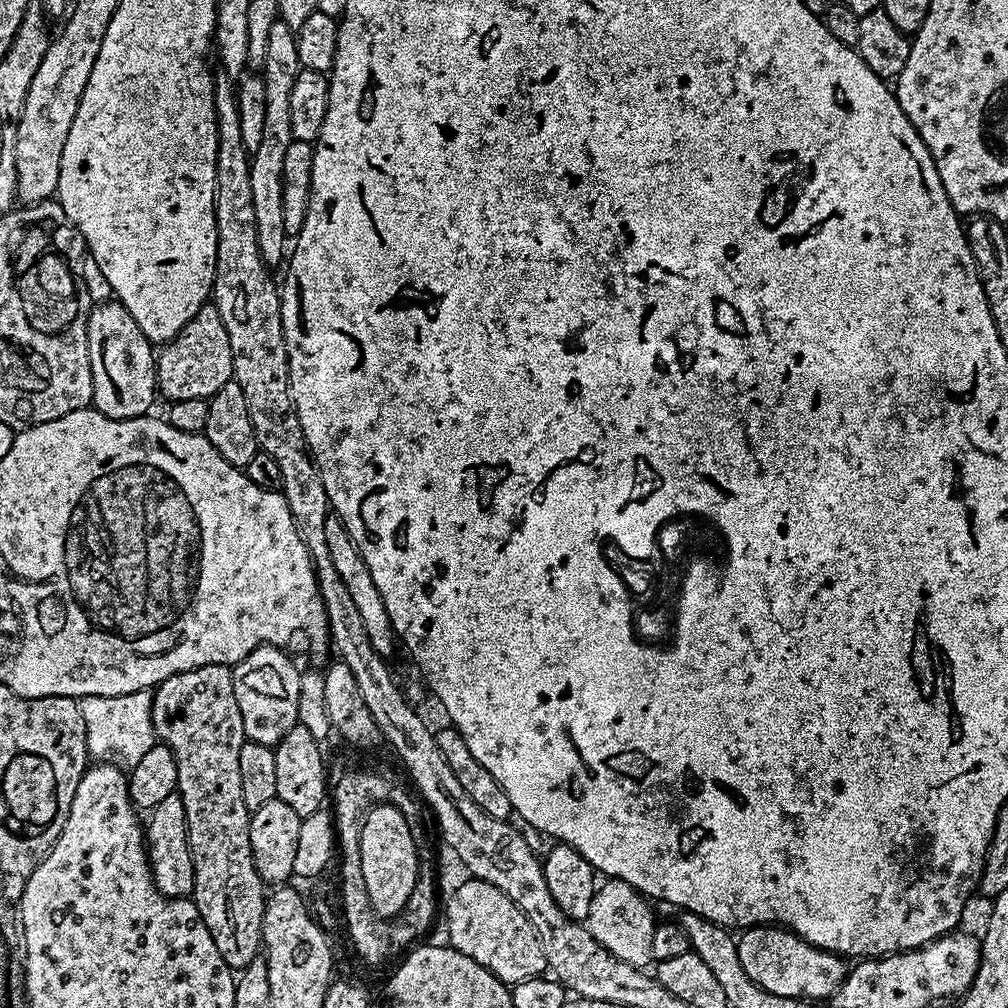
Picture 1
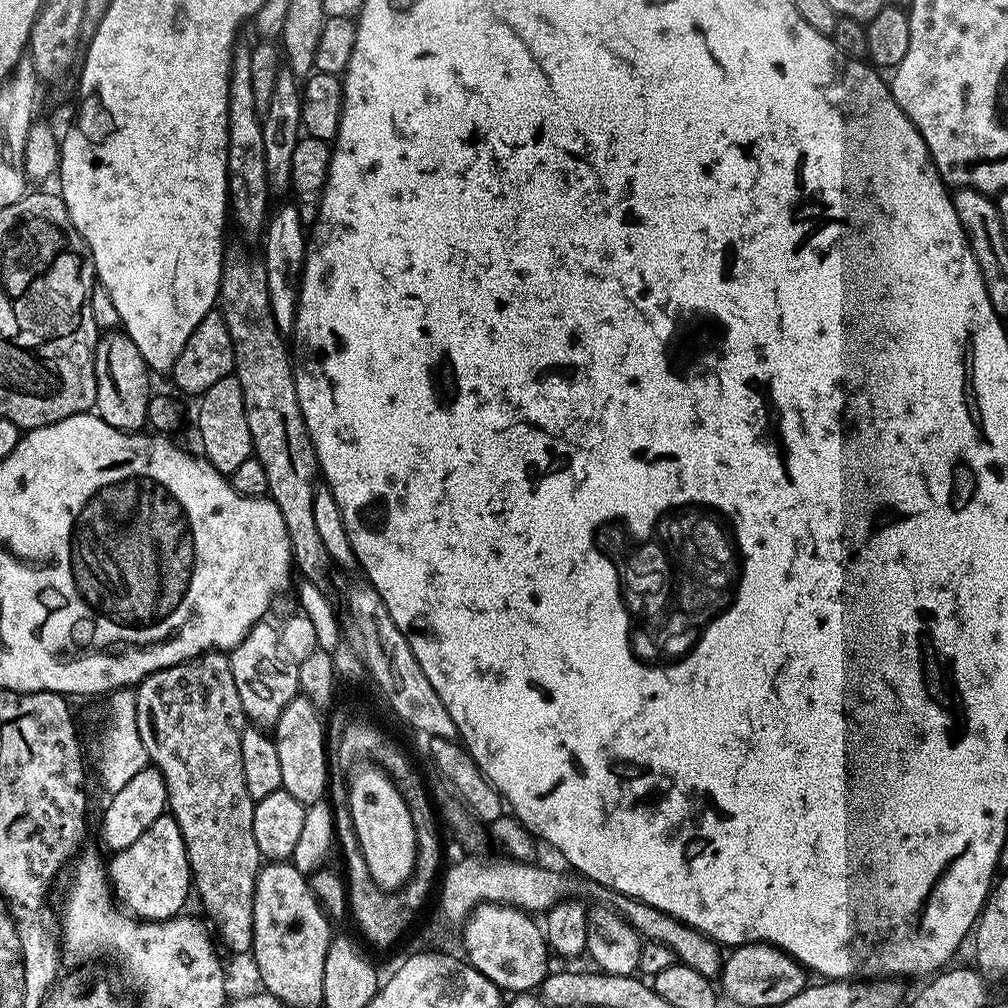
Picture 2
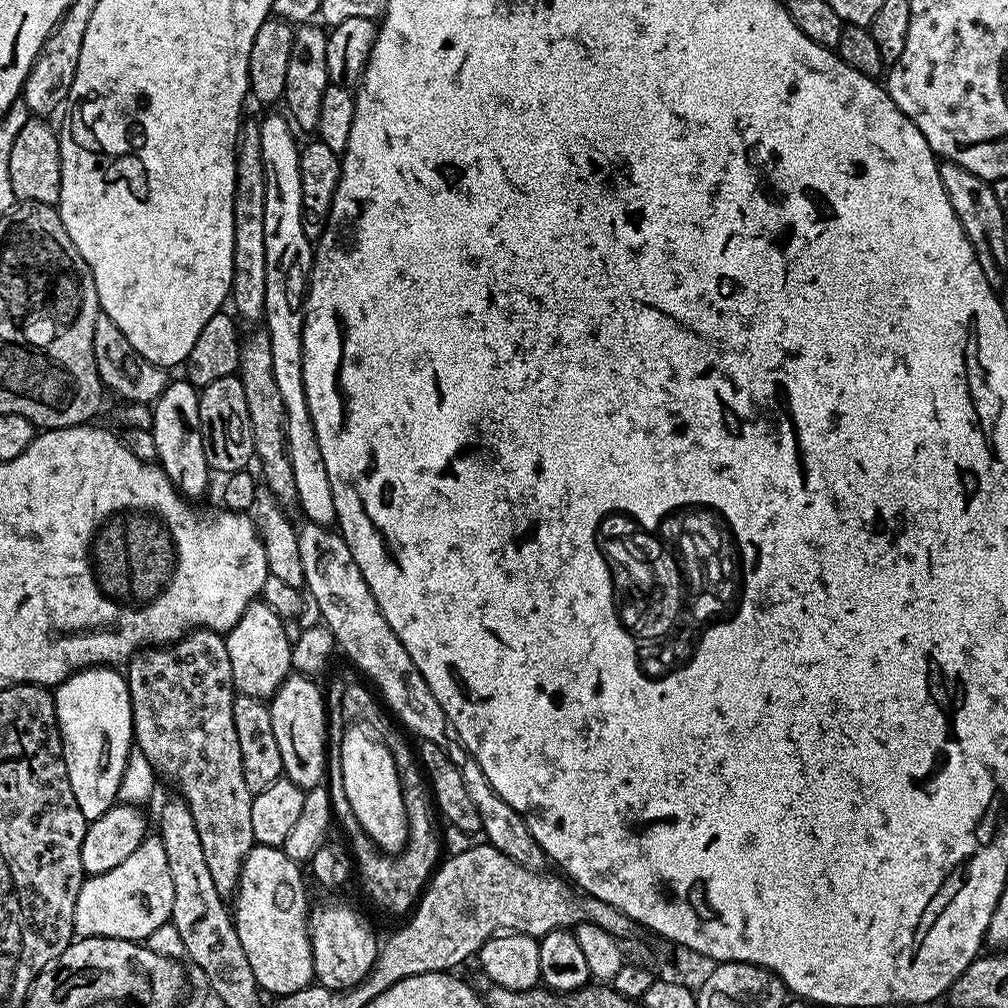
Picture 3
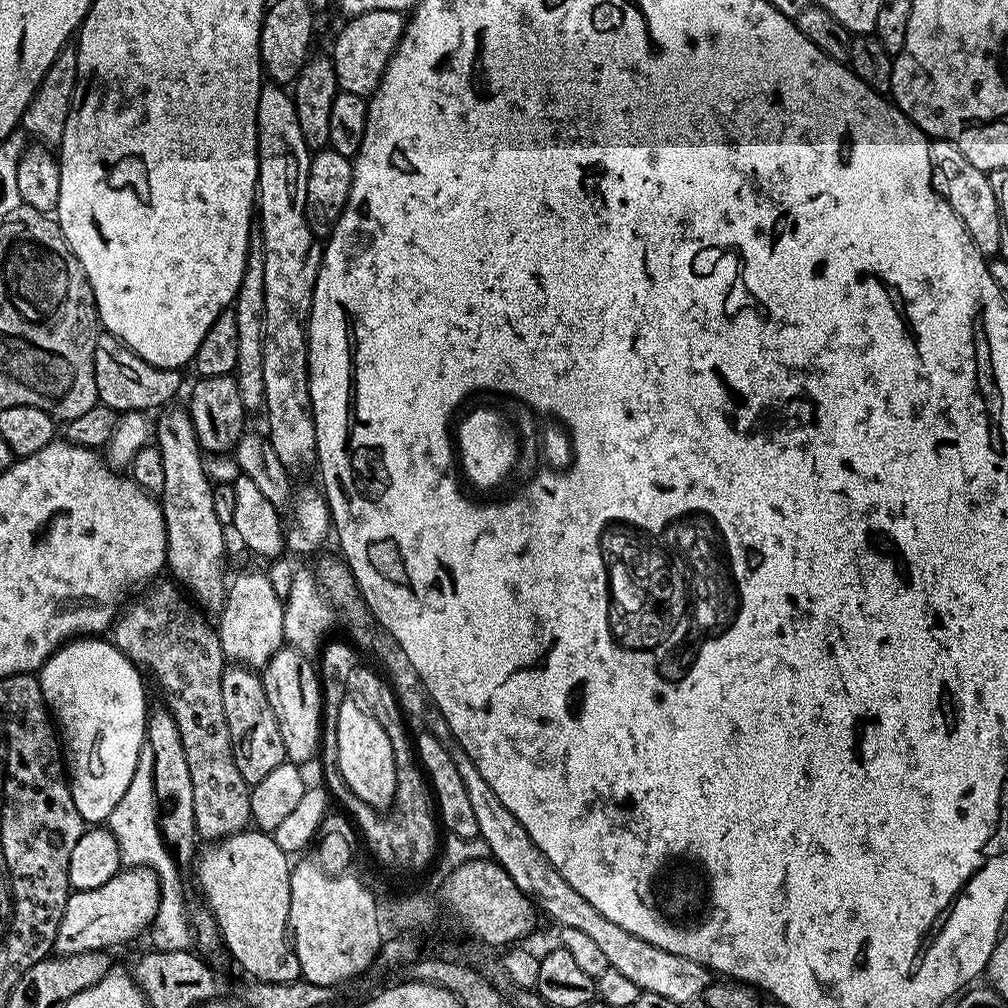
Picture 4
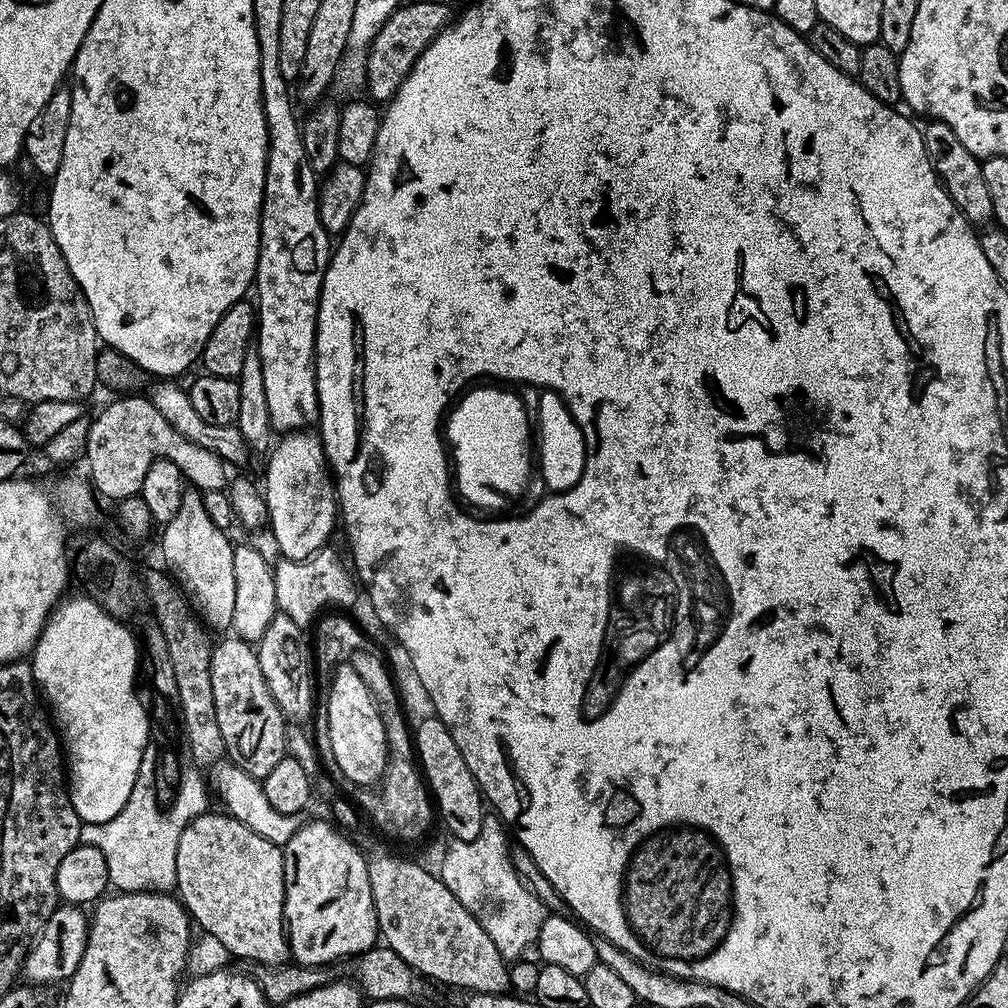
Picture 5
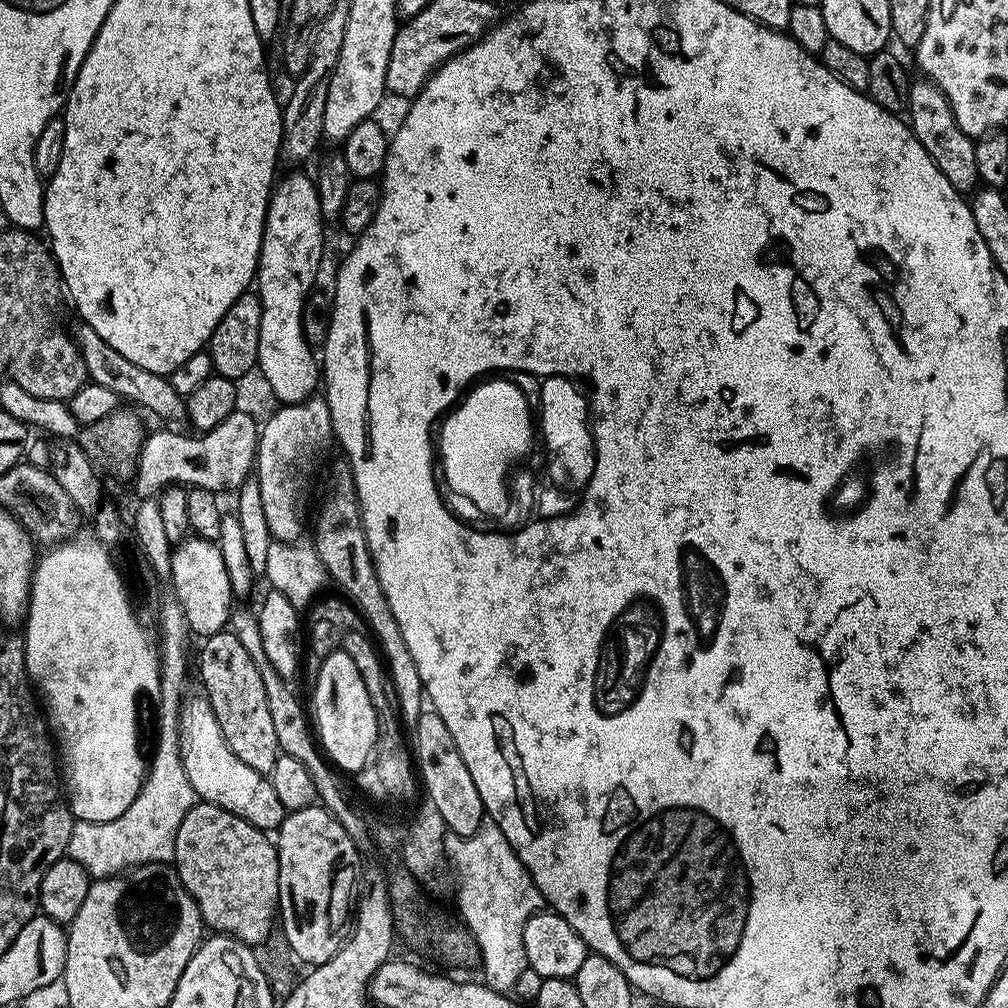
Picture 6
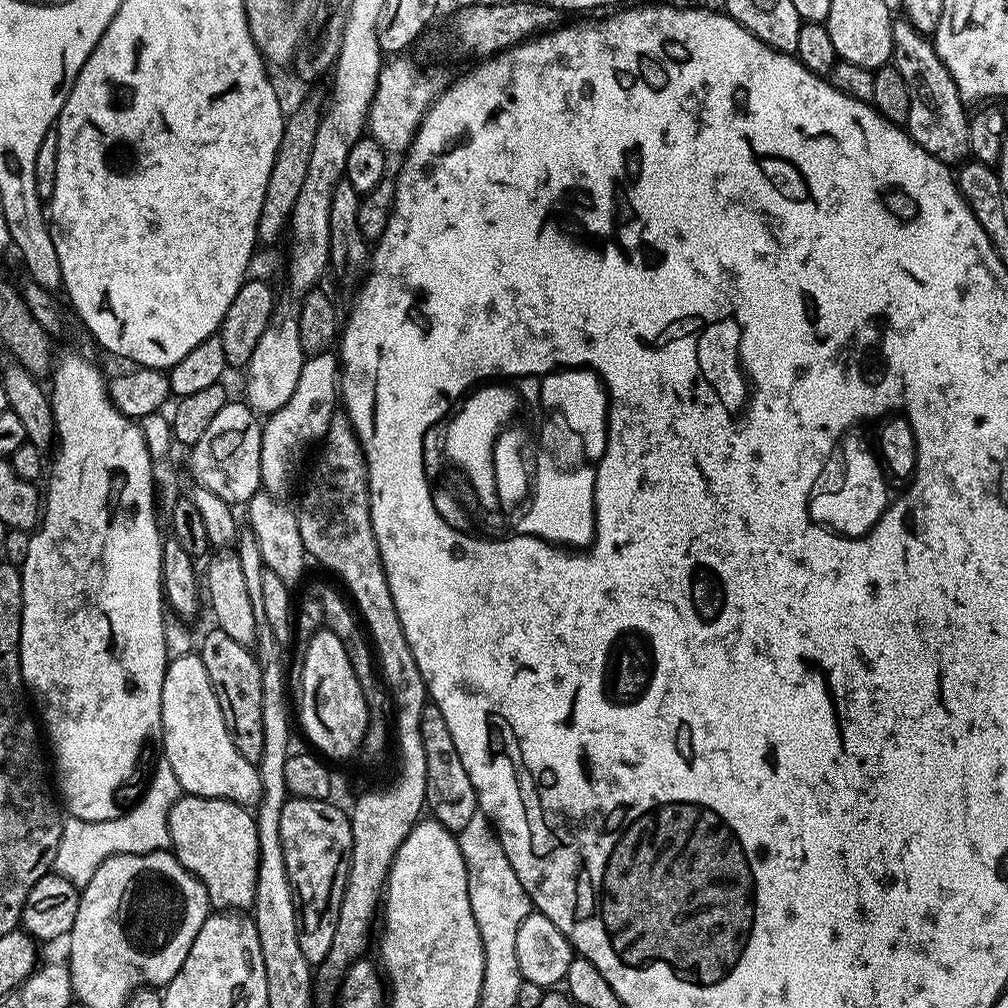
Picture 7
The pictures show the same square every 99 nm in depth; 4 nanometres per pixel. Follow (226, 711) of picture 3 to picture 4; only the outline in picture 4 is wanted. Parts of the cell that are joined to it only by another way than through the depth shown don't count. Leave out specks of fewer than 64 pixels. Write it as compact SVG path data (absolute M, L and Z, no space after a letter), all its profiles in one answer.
M153 583L141 600L133 602L132 609L125 616L123 613L115 621L110 636L116 647L122 650L122 654L130 658L132 664L156 679L156 684L164 695L163 703L174 714L174 722L178 722L178 734L182 734L186 762L190 762L197 833L203 839L205 836L205 841L219 842L225 836L245 831L252 819L248 797L250 785L244 781L242 774L238 774L238 766L232 753L230 730L226 726L226 710L222 710L222 674L226 667L226 657L222 650L220 633L214 627L213 621L211 624L206 618L208 616L175 583L160 583Z

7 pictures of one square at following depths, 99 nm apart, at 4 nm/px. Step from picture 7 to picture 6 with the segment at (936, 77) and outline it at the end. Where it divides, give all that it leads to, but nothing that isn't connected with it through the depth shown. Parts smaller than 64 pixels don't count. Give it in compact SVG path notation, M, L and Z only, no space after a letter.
M927 78L919 79L912 80L906 113L912 133L918 142L922 142L922 146L926 146L926 154L930 154L930 158L934 158L934 166L946 174L950 186L954 186L954 190L961 194L971 193L981 183L978 161L974 159L976 140L967 136L962 126L958 126L958 118L954 118L954 110L943 90Z

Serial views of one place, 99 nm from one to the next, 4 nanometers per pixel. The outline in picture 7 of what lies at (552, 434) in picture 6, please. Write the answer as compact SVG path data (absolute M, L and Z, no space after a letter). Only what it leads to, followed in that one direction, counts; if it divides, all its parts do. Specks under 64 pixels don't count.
M566 368L547 373L548 384L544 384L544 404L554 406L556 415L564 419L567 431L572 431L580 439L584 452L592 462L600 462L604 459L604 447L608 441L608 394L603 380L595 372L586 368Z

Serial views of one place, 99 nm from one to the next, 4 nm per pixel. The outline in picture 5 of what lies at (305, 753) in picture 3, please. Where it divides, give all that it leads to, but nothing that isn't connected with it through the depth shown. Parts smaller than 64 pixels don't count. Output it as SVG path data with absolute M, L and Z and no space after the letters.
M277 614L270 626L266 626L266 634L262 634L256 653L266 686L270 686L270 694L274 694L274 702L278 702L282 714L292 722L307 721L311 717L314 707L312 699L317 691L314 687L314 648L309 633L293 619Z

